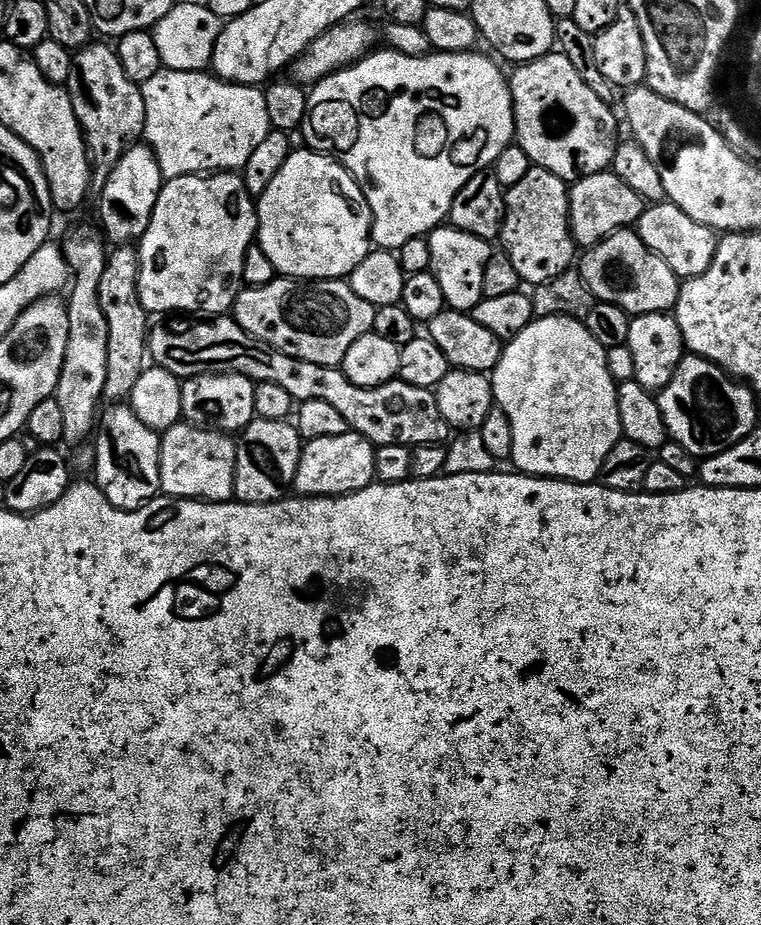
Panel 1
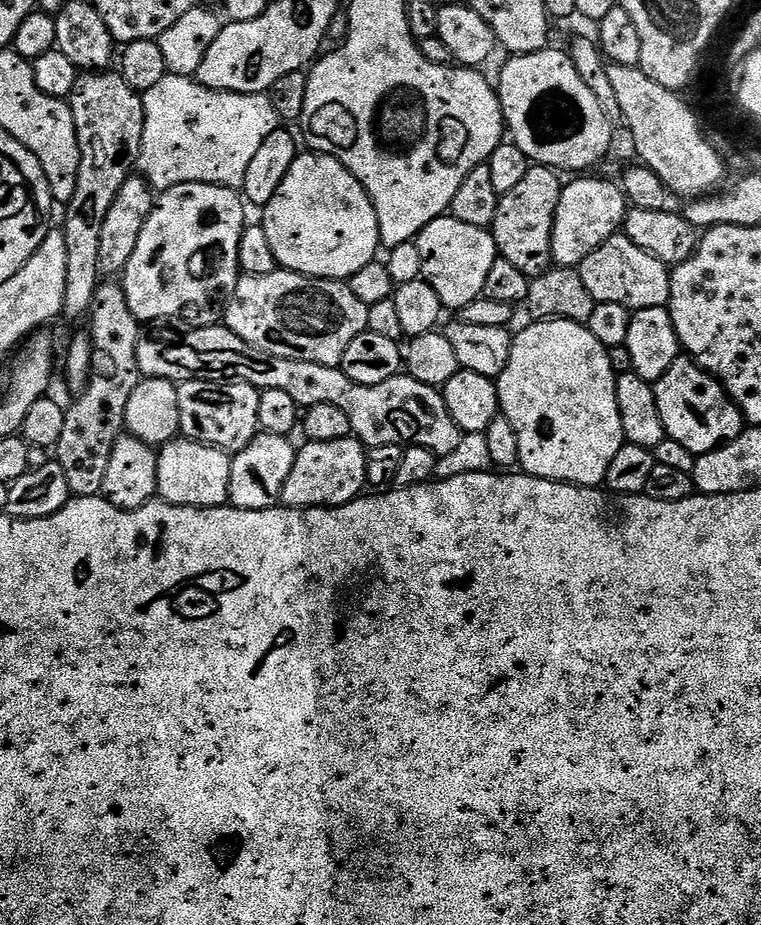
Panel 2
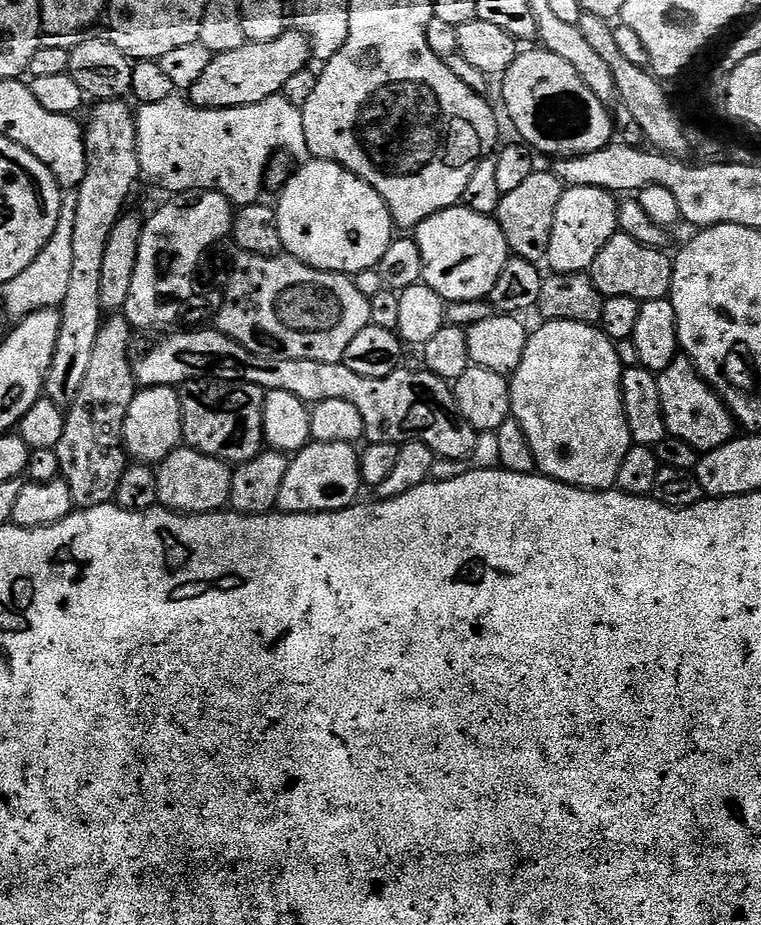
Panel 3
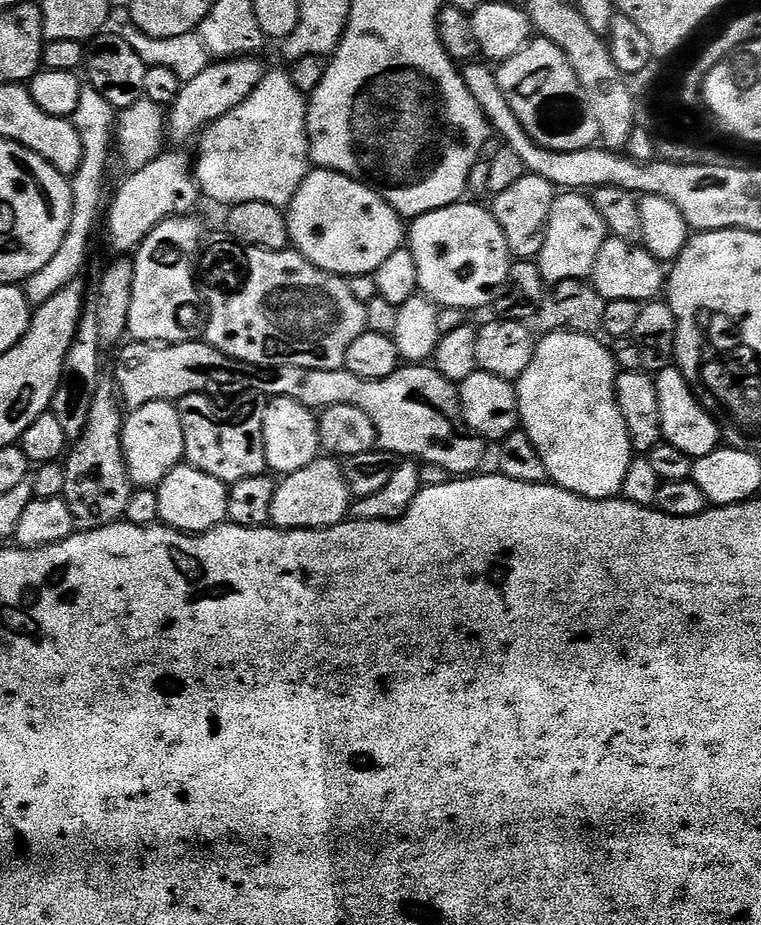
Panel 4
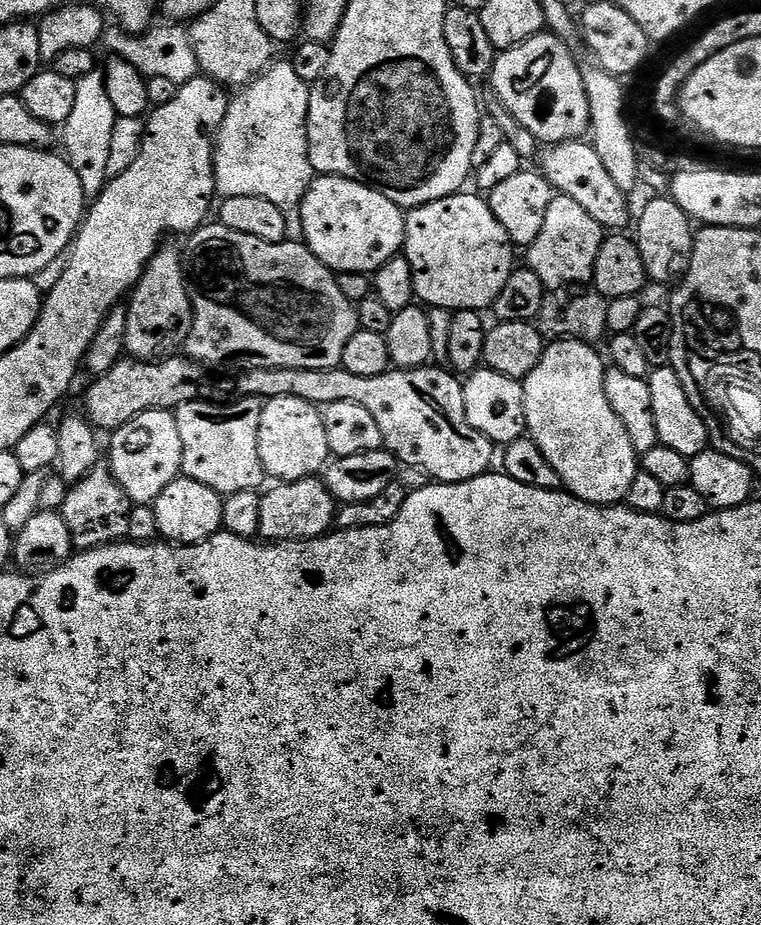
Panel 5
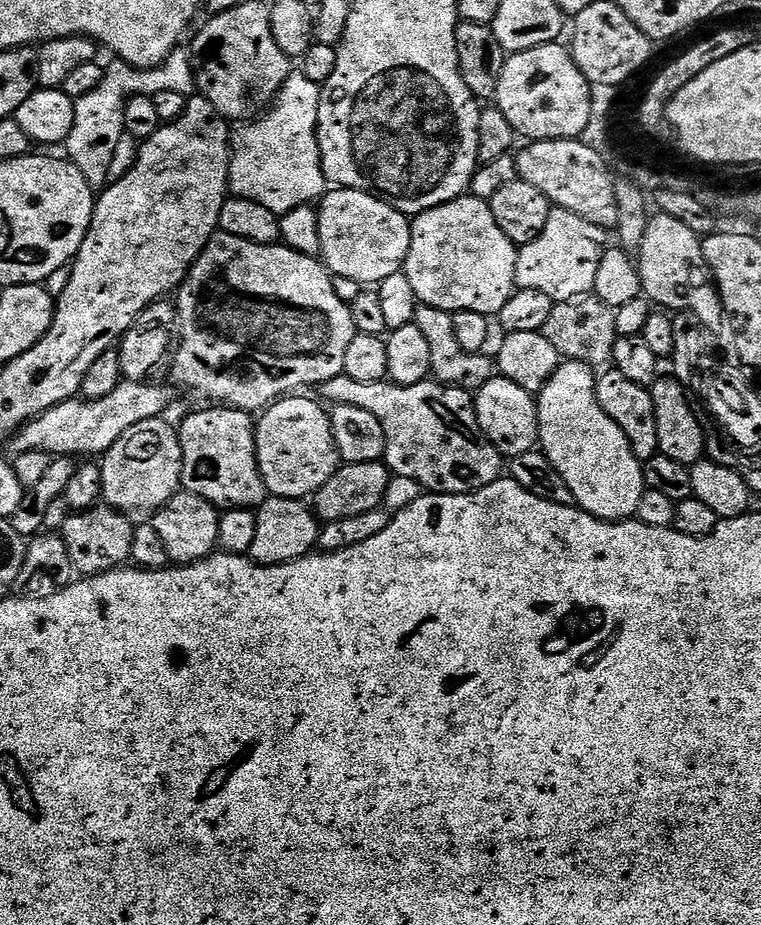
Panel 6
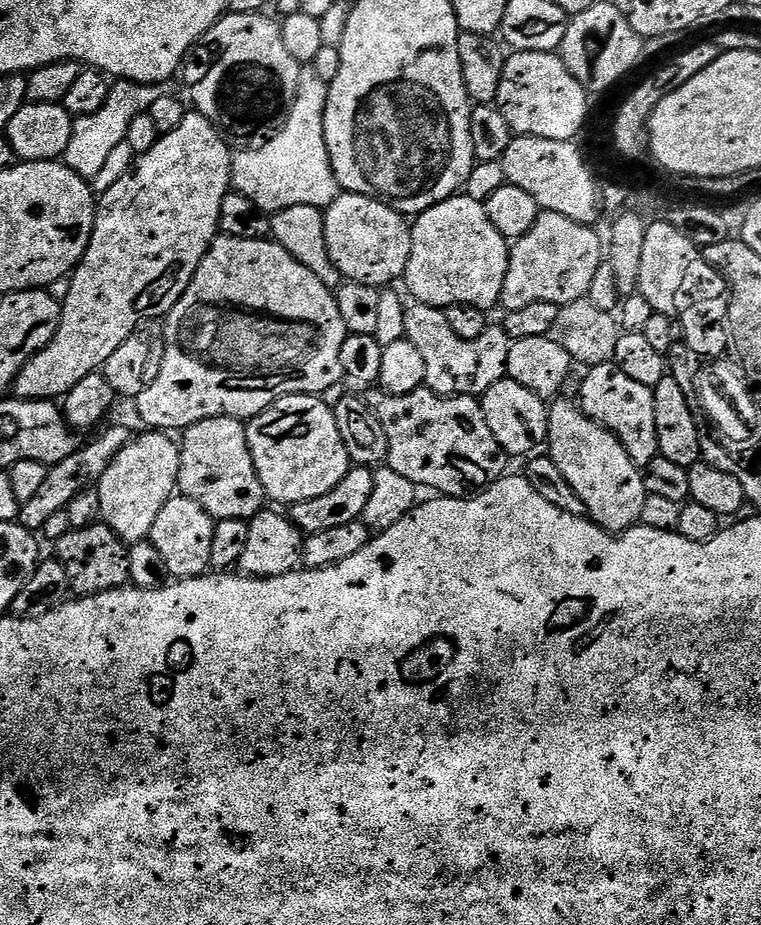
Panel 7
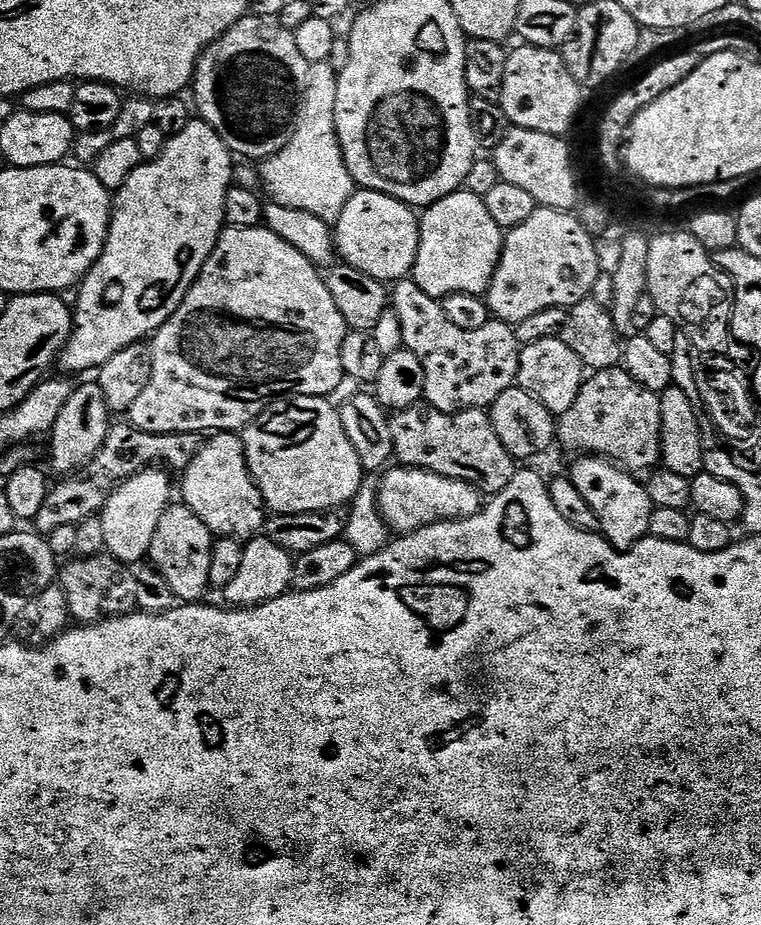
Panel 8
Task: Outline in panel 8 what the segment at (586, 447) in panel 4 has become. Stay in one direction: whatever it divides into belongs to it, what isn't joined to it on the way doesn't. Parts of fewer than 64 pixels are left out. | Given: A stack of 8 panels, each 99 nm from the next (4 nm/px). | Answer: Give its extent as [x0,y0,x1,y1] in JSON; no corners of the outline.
[570,455,653,550]

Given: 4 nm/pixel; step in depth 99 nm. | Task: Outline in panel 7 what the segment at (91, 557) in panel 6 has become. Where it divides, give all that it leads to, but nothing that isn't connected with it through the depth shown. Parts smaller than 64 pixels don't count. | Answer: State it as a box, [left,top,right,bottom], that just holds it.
[54,522,129,597]

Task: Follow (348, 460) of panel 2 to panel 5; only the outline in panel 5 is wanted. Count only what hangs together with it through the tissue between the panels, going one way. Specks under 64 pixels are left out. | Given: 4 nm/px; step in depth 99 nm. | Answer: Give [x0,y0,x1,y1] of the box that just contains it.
[259,478,338,542]

